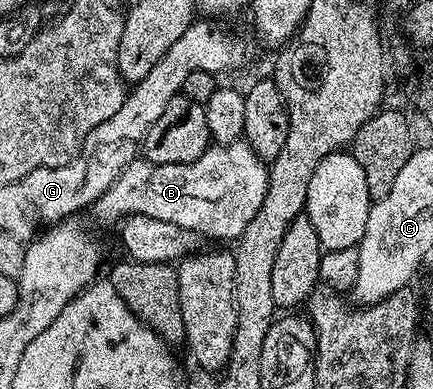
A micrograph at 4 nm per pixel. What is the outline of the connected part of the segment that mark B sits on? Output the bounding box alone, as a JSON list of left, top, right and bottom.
[92,140,268,240]

